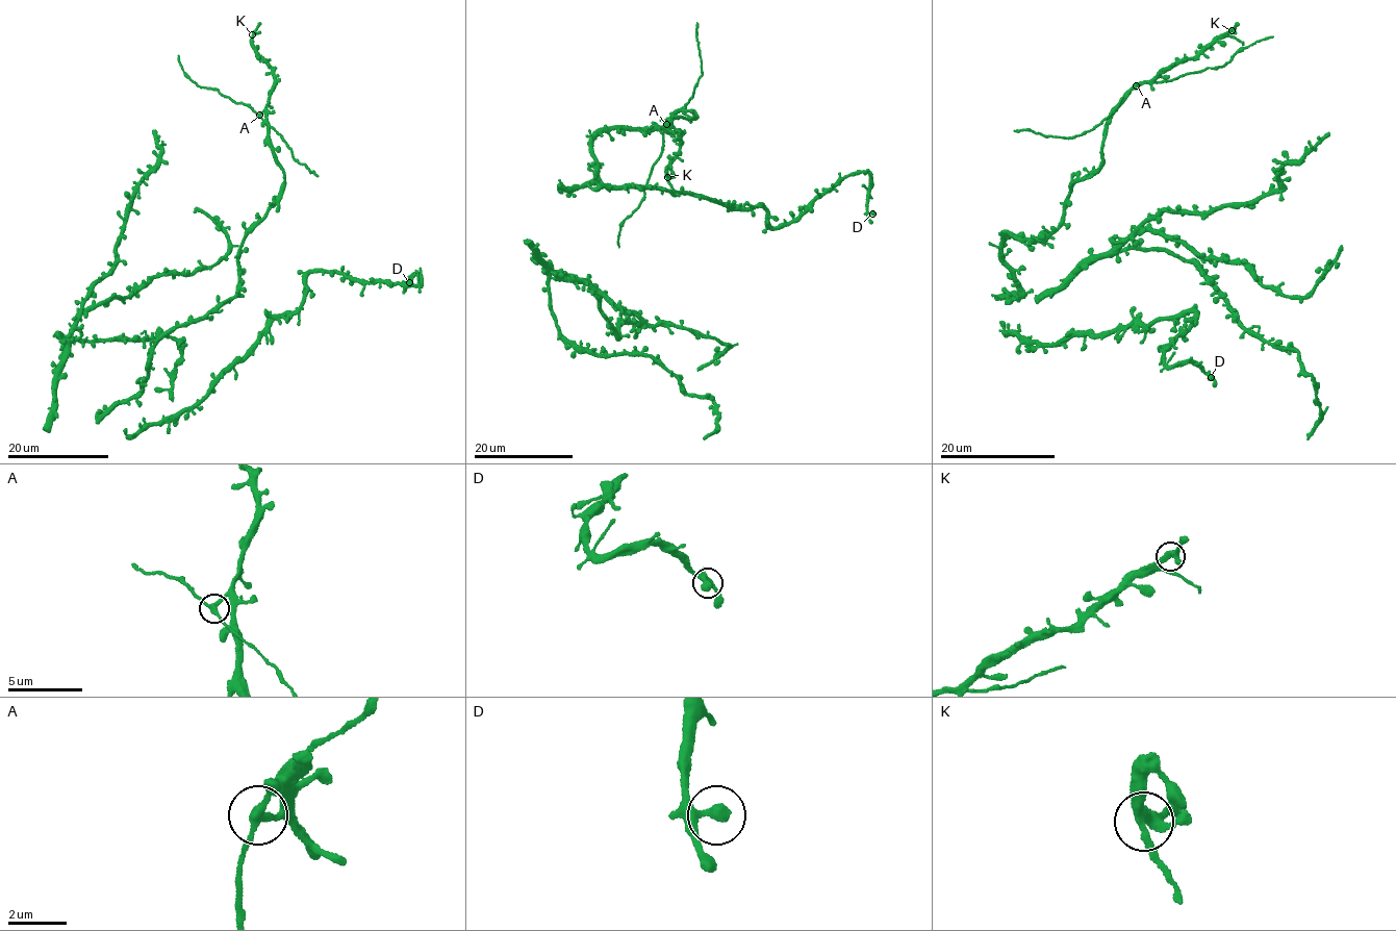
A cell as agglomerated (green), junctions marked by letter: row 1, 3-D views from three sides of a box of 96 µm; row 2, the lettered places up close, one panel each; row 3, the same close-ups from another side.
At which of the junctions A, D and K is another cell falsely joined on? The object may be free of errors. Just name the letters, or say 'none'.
A

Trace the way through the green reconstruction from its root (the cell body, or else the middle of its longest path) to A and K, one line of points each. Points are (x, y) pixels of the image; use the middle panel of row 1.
A: (560, 193), (597, 180), (598, 134), (667, 131), (695, 116), (679, 109), (666, 123)
K: (560, 193), (597, 180), (598, 134), (667, 131), (692, 109), (671, 119), (681, 134), (667, 177)

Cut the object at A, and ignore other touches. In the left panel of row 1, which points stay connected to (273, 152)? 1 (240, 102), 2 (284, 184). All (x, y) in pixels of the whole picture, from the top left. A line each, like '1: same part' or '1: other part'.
1: other part
2: same part

